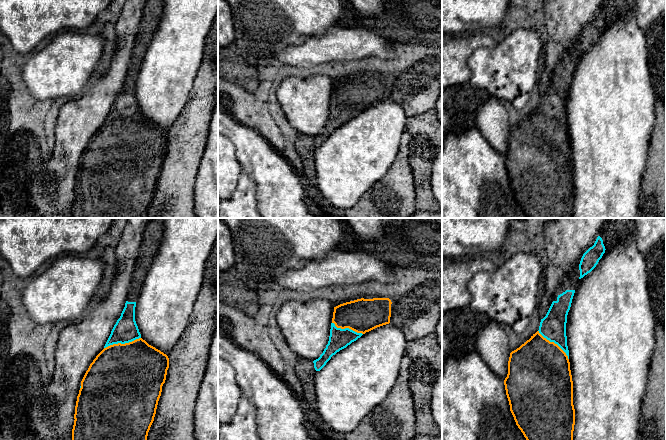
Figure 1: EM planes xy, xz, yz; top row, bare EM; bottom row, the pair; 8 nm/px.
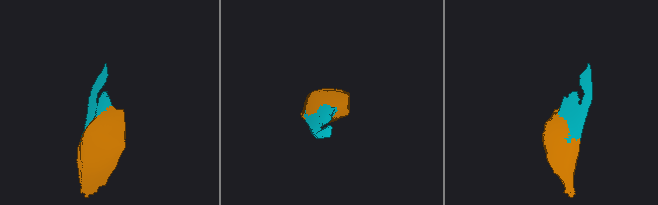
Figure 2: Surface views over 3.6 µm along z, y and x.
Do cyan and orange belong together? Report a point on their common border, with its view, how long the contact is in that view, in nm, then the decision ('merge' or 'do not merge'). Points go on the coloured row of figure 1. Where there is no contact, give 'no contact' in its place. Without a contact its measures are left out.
xy (122, 343) | 300 nm | merge

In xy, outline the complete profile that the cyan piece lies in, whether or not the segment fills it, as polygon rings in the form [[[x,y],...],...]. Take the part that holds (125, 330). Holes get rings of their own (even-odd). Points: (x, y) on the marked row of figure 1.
[[[151,218],[144,231],[125,307],[114,325],[104,349],[90,364],[81,381],[81,388],[75,406],[72,440],[147,440],[148,432],[156,414],[162,386],[166,380],[169,358],[141,338],[135,321],[135,307],[148,269],[162,241],[163,226],[164,218]]]

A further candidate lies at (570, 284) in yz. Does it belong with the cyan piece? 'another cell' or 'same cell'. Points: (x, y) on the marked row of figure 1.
same cell

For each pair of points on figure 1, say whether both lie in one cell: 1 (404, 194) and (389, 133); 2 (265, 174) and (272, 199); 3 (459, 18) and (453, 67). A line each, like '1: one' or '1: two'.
1: two
2: one
3: two

